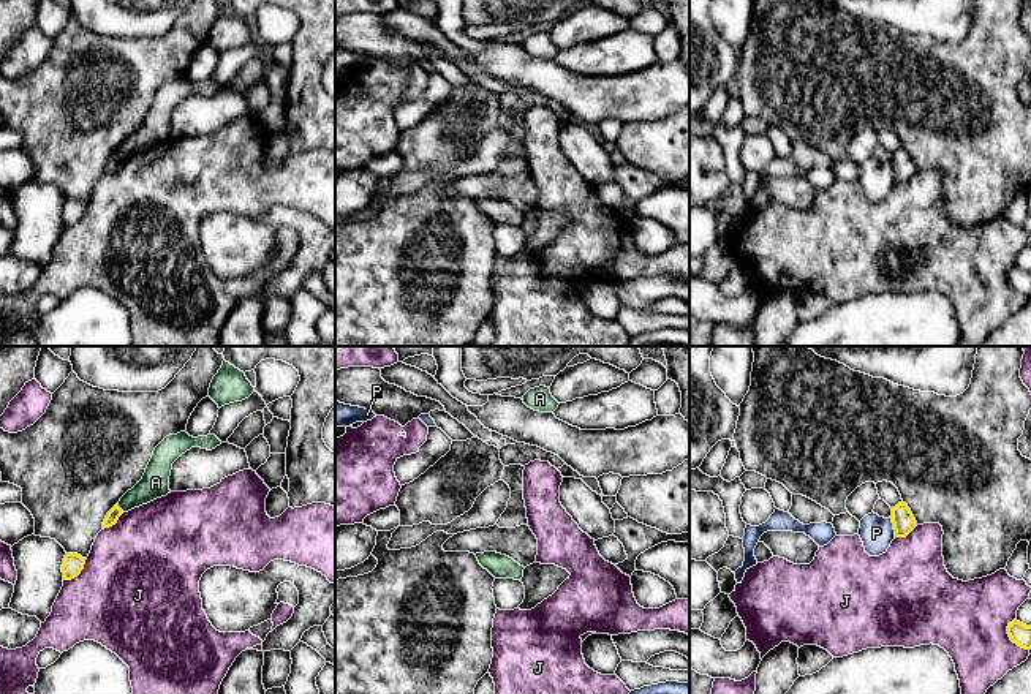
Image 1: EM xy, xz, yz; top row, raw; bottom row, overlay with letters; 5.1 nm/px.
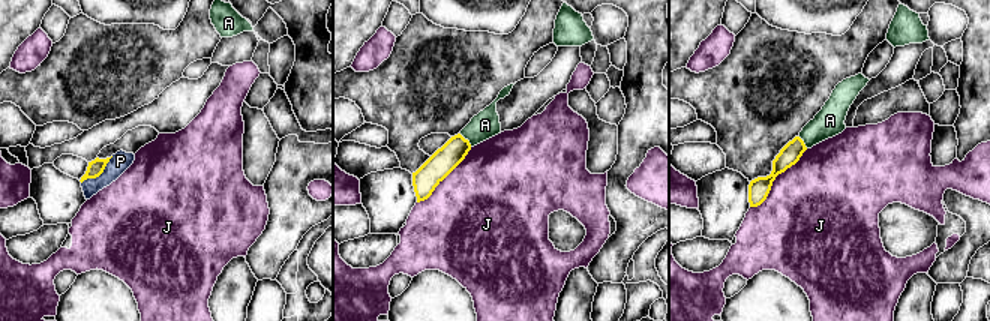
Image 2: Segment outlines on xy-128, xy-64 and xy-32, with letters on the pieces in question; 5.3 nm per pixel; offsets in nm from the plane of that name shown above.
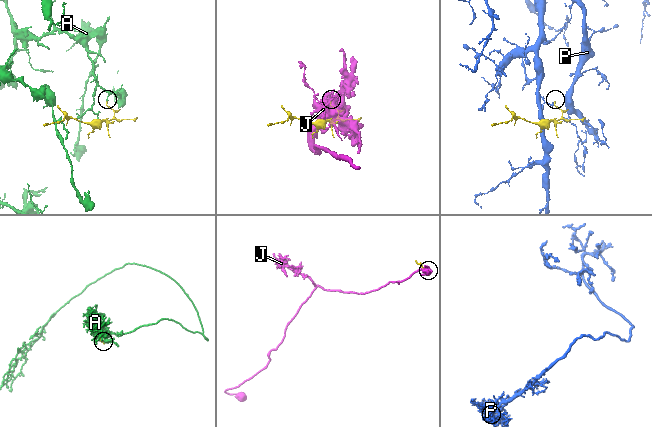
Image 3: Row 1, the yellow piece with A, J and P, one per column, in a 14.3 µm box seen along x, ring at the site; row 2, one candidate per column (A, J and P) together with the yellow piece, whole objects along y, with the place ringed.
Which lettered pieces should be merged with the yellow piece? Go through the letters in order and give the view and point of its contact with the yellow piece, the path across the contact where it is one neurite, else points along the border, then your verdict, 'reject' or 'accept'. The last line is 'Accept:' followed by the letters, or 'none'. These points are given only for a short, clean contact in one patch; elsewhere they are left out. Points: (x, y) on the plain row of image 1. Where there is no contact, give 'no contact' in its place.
A: contact xy (119, 154); border xy (117, 150), (124, 157); reject
J: contact yz (1011, 285); reject
P: contact yz (894, 173); border yz (891, 163), (895, 182); reject
Accept: none

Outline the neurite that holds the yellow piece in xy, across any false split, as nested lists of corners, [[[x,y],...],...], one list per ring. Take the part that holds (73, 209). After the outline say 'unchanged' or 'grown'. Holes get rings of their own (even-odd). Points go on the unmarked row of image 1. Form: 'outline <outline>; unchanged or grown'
outline [[[66,199],[62,210],[63,226],[71,226],[84,215],[85,204],[77,199]]]; unchanged

